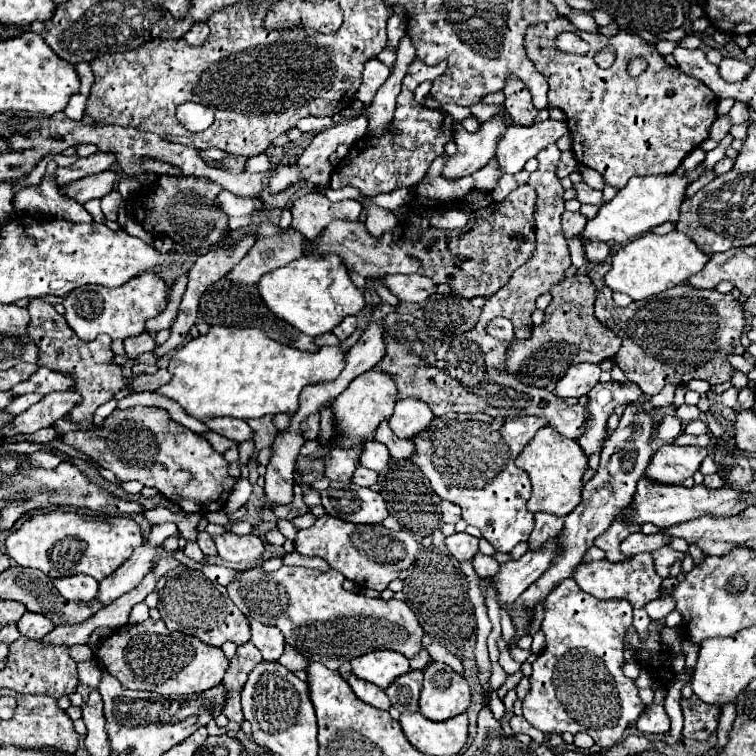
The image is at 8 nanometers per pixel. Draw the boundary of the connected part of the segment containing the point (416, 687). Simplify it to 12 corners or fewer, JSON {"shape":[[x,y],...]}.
{"shape":[[421,670],[405,672],[385,690],[399,712],[419,710]]}

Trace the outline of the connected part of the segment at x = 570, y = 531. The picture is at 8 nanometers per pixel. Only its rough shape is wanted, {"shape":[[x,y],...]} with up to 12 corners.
{"shape":[[643,394],[605,440],[601,466],[567,514],[557,564],[515,600],[531,608],[571,576],[613,512],[633,500],[657,428]]}

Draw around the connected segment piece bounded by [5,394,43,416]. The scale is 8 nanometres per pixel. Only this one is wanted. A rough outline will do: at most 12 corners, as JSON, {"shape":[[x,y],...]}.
{"shape":[[41,394],[15,396],[5,412],[17,416],[39,402]]}

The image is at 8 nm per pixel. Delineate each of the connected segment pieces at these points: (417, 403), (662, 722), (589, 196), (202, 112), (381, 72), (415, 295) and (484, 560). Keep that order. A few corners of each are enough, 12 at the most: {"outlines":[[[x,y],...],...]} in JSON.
{"outlines":[[[419,398],[395,402],[389,426],[411,438],[433,418]],[[653,702],[637,720],[643,734],[669,732],[663,702]],[[575,184],[577,200],[601,206],[603,192],[587,184]],[[189,102],[177,108],[177,120],[190,132],[203,132],[214,112]],[[373,58],[365,62],[357,98],[371,104],[389,68]],[[387,274],[399,302],[423,302],[435,284],[421,274]],[[475,556],[475,568],[483,578],[493,578],[501,564],[493,556]]]}

